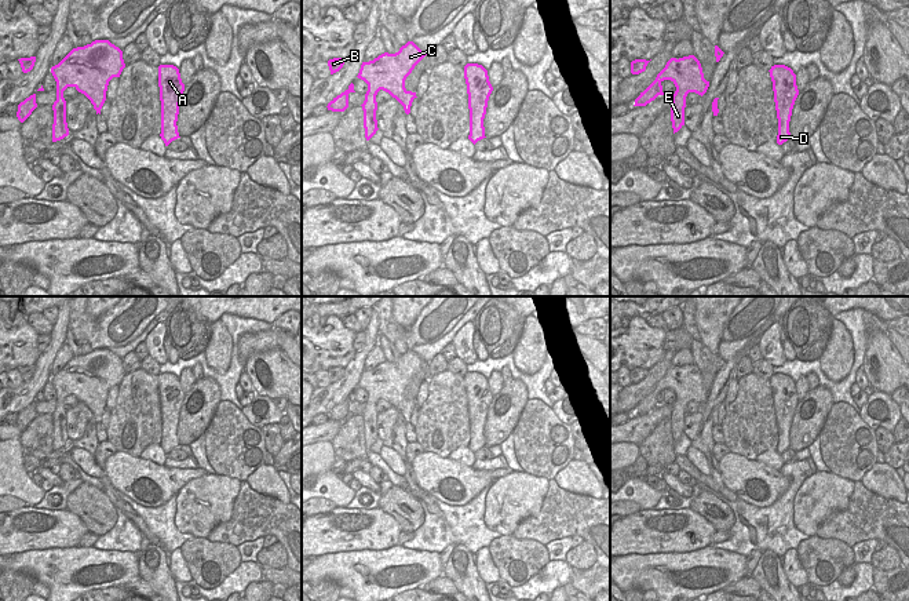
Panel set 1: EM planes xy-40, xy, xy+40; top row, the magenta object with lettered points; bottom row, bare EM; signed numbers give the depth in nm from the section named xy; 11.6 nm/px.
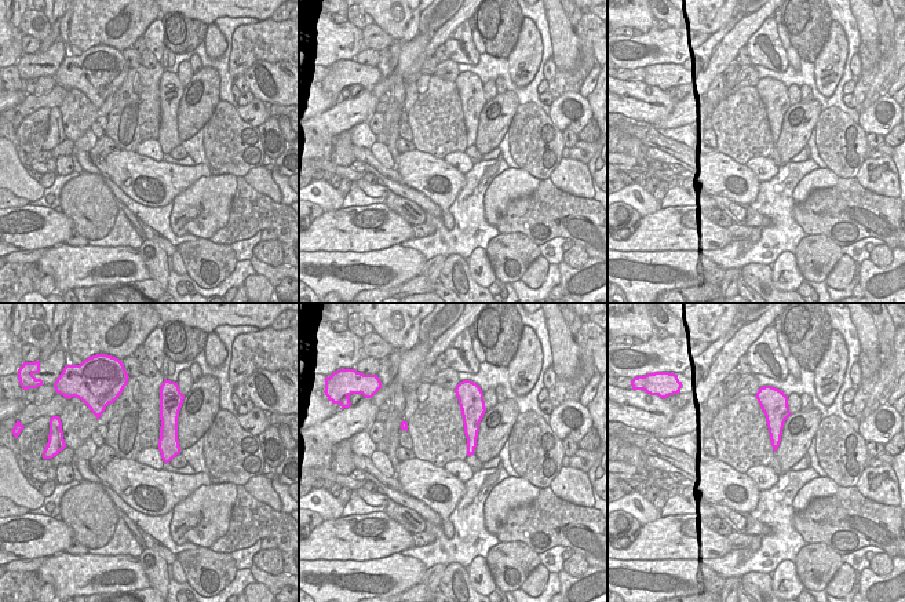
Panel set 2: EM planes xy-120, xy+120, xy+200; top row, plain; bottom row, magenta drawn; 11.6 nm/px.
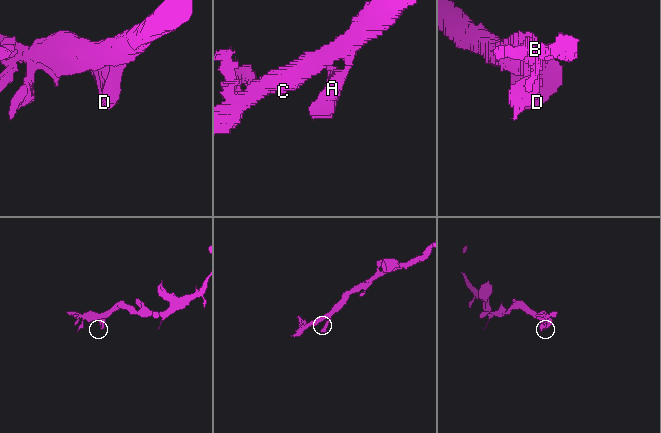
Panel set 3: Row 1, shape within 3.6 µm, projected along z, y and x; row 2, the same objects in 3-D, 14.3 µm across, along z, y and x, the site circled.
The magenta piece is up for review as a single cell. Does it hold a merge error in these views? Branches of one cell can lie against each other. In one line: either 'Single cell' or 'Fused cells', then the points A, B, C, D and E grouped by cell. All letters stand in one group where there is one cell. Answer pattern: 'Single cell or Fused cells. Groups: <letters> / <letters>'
Single cell. Groups: A B C D E.

